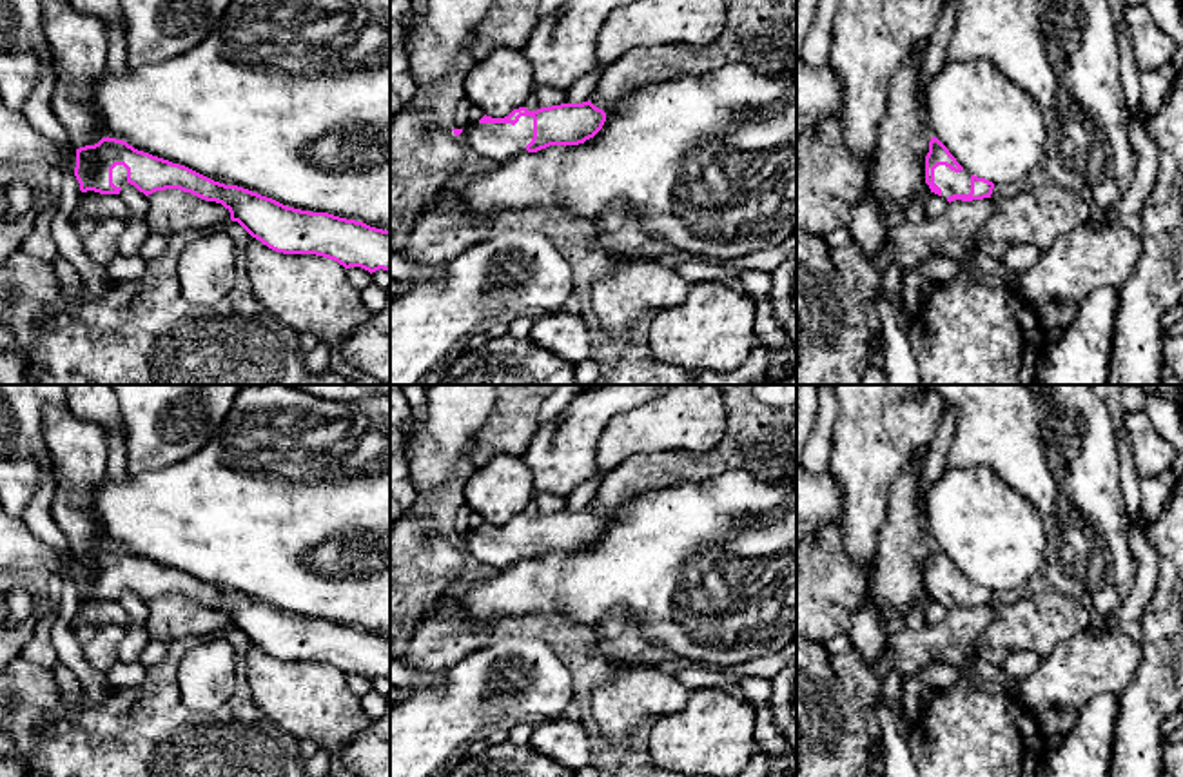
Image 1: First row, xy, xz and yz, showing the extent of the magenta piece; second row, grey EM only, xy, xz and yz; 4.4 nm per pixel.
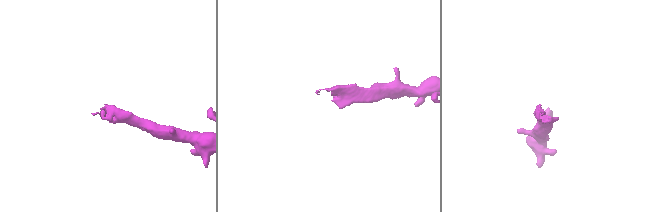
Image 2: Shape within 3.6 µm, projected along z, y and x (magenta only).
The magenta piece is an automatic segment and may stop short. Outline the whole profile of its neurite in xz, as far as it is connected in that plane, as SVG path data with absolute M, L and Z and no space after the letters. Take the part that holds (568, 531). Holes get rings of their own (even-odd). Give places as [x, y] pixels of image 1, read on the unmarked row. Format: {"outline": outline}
{"outline": "M588 507L537 517L519 514L504 525L484 521L477 530L452 537L464 554L488 566L504 568L524 557L584 550L602 536L604 528L606 519Z"}

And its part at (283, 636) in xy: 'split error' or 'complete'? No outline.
split error

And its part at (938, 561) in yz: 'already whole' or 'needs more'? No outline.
needs more

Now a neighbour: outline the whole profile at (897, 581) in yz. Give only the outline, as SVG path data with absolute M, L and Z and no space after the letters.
M922 452L911 459L891 487L876 559L869 572L867 601L891 628L902 626L911 606L927 603L925 563L933 539L925 501L918 499L925 457L927 452Z

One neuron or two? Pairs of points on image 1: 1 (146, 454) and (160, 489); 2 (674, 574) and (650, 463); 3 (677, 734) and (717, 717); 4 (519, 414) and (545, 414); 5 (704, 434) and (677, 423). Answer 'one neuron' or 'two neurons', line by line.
1: two neurons
2: two neurons
3: one neuron
4: two neurons
5: one neuron

